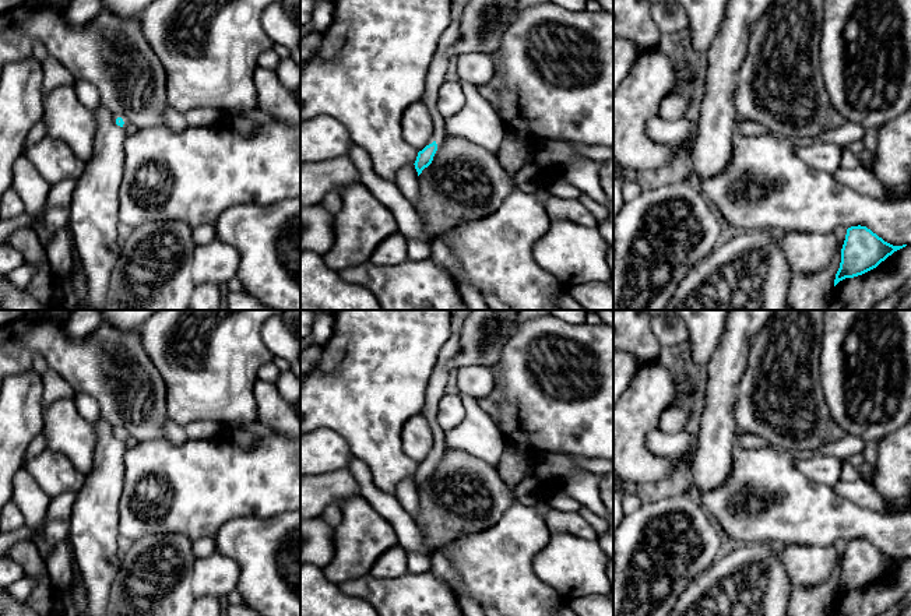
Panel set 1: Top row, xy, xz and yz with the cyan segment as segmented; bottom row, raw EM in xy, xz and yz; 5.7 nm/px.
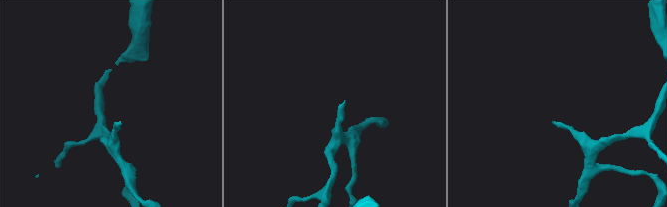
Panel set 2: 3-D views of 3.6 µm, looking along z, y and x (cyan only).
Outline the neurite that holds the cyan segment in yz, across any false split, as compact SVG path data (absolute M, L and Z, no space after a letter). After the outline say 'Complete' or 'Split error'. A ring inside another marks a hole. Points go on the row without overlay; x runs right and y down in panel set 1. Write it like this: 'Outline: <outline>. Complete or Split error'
Outline: M866 539L848 541L834 599L845 591L854 591L876 581L889 569L905 559L887 556Z. Complete

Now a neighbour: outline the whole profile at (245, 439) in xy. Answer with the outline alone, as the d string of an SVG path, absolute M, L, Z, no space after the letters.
M235 430L228 434L236 444L242 447L253 447L258 440L258 436L243 430Z

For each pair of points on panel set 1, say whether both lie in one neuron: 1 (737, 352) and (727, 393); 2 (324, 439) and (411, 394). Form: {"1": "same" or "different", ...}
{"1": "same", "2": "different"}

